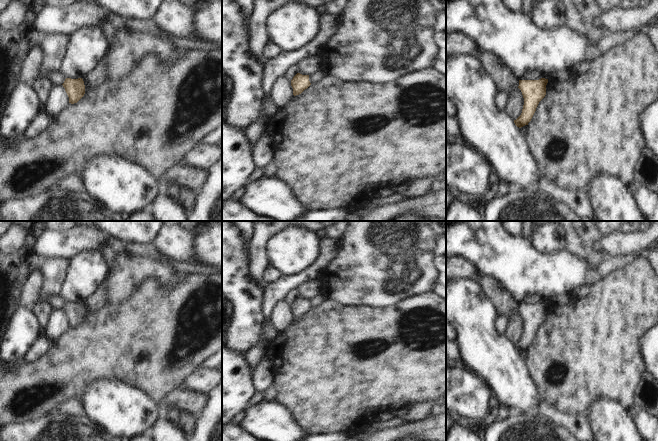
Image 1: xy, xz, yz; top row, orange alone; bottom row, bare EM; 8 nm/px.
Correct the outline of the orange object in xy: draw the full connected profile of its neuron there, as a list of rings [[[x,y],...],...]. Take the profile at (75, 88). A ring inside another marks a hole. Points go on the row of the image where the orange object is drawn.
[[[66,78],[62,84],[69,97],[69,103],[77,103],[85,94],[85,85],[82,78]]]

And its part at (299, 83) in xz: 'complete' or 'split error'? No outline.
complete

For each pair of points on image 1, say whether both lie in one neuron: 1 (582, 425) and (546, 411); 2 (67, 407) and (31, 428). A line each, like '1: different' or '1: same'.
1: same
2: different

